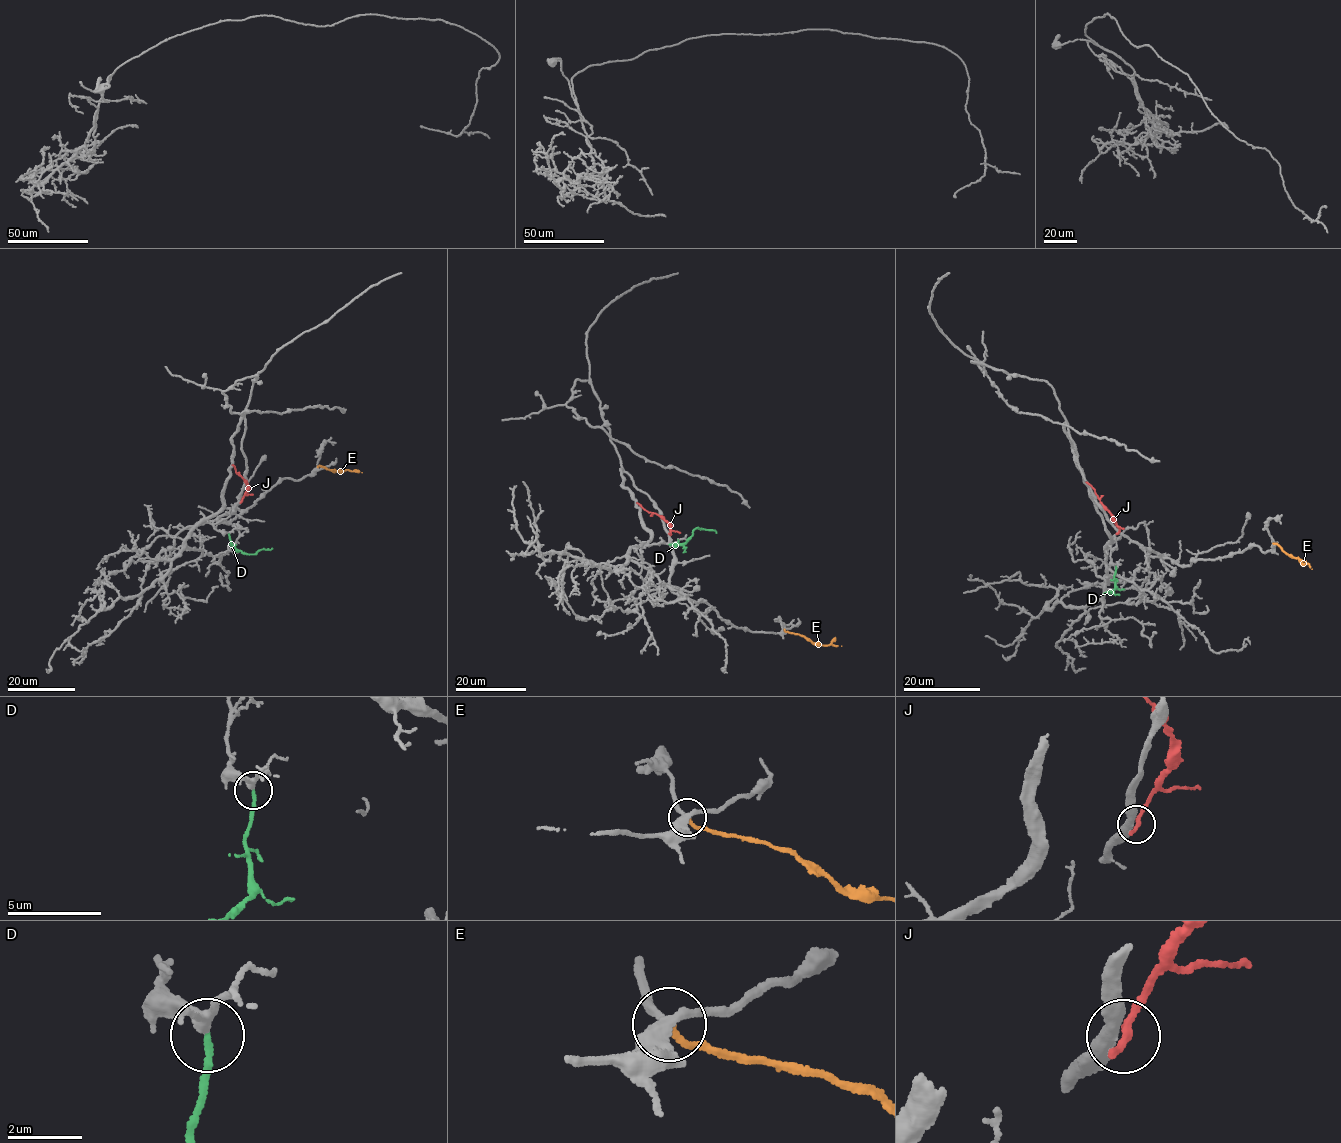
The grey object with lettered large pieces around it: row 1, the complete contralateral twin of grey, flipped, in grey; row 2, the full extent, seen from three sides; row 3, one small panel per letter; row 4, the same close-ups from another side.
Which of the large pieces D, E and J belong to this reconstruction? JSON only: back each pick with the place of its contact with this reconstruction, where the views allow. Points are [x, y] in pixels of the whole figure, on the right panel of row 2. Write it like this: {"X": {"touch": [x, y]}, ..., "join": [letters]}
{"D": {"touch": [1115, 567]}, "join": ["D"]}

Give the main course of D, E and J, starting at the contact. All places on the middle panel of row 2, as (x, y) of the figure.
D: (669, 544), (683, 544), (698, 527), (717, 532)
E: (784, 629), (804, 635), (814, 643), (841, 645)
J: (670, 534), (667, 523), (636, 502)

